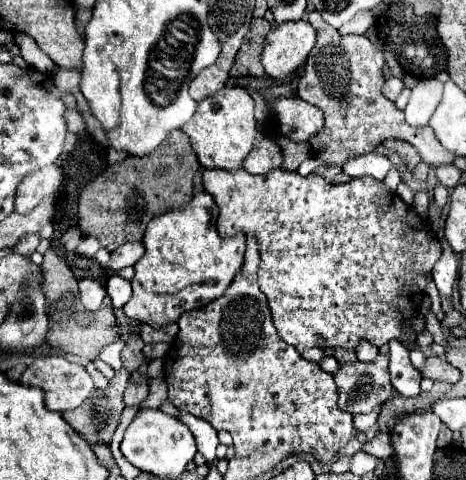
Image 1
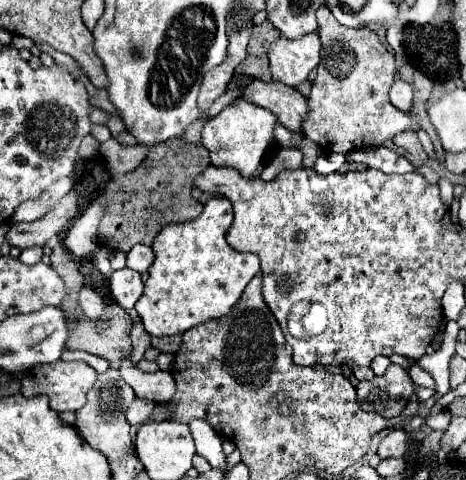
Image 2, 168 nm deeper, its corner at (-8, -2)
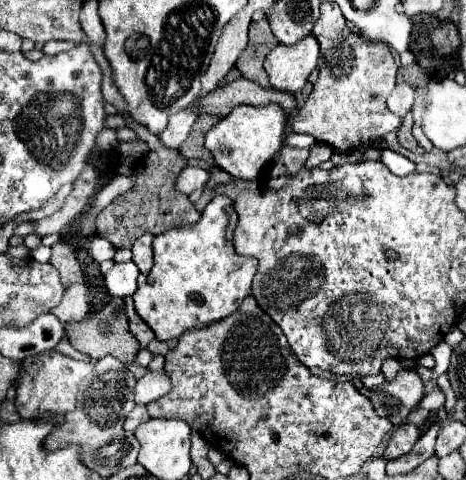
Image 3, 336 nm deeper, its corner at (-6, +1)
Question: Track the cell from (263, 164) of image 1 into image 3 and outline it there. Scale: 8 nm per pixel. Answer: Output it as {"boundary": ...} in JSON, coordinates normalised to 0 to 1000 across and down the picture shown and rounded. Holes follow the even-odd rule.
{"boundary":[[[609,306],[601,323],[592,327],[592,340],[579,356],[579,394],[605,394],[622,381],[622,373],[652,348],[665,315],[661,310],[639,310],[639,306]]]}

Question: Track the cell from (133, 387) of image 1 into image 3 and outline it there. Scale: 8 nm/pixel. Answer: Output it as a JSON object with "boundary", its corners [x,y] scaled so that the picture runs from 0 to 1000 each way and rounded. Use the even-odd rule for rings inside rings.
{"boundary":[[[292,844],[292,848],[283,852],[283,860],[270,869],[266,894],[270,894],[270,898],[292,898],[296,885],[300,885],[300,881],[313,881],[318,873],[322,873],[322,869],[318,869],[313,848],[309,848],[309,844]]]}

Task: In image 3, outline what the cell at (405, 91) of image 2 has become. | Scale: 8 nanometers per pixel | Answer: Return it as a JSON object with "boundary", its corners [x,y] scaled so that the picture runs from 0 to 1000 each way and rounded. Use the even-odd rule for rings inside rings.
{"boundary":[[[854,173],[833,202],[833,227],[850,235],[858,248],[867,248],[871,235],[884,227],[884,215],[888,215],[888,181],[880,181],[876,173]]]}

